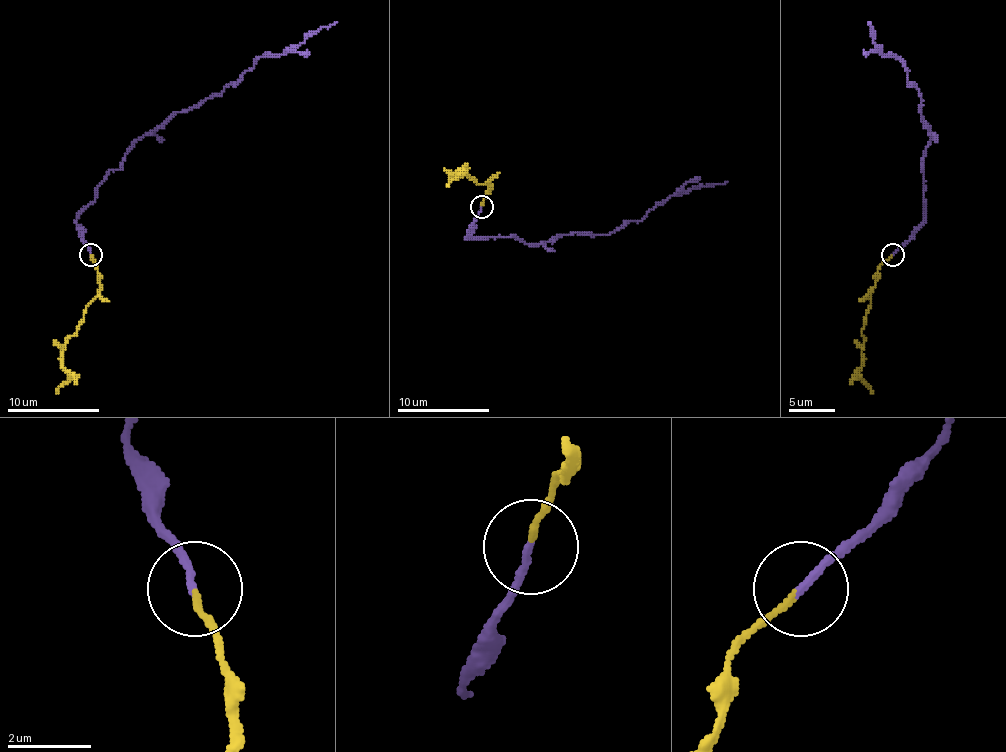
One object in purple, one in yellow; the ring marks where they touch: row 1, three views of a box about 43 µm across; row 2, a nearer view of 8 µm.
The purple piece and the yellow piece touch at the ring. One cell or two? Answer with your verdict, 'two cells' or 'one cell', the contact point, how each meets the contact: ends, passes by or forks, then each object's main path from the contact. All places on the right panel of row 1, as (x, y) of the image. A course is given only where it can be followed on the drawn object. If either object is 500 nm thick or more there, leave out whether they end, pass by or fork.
one cell; place (893, 254); purple ends; yellow ends; course purple (893, 255), (923, 216), (923, 151), (930, 140), (919, 110), (921, 93), (896, 57), (880, 52), (868, 22); course yellow (891, 255), (880, 266), (861, 331), (859, 377), (873, 393)

